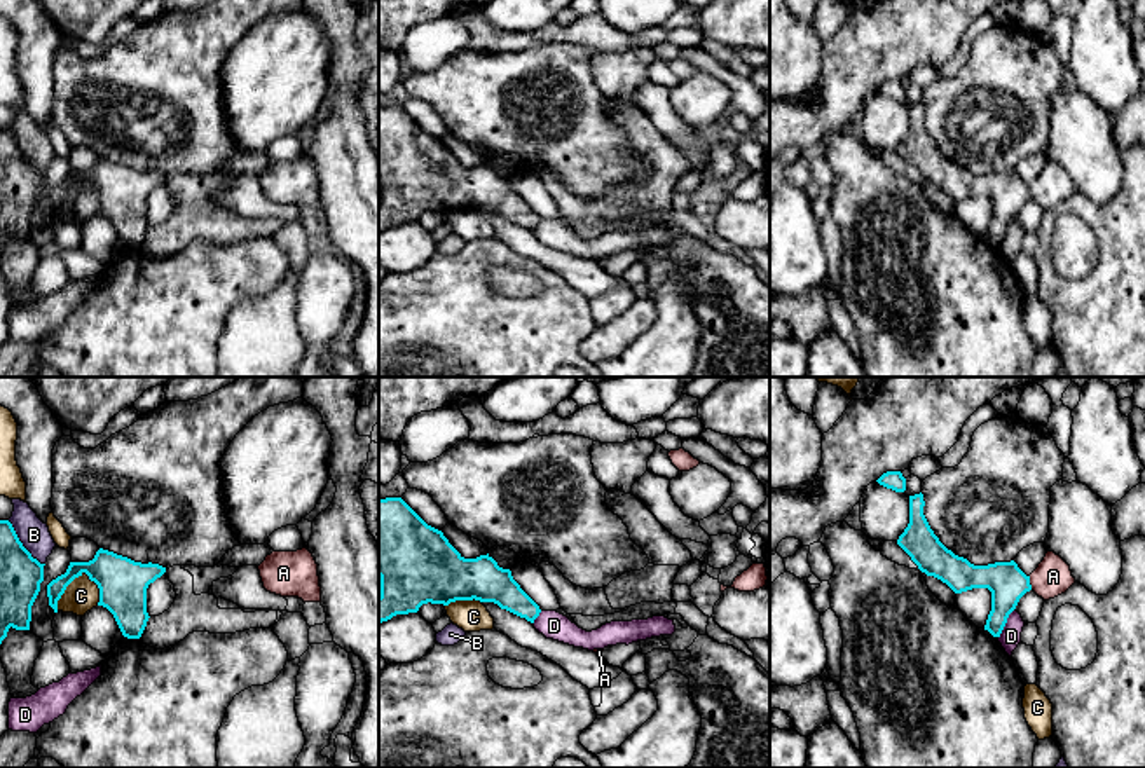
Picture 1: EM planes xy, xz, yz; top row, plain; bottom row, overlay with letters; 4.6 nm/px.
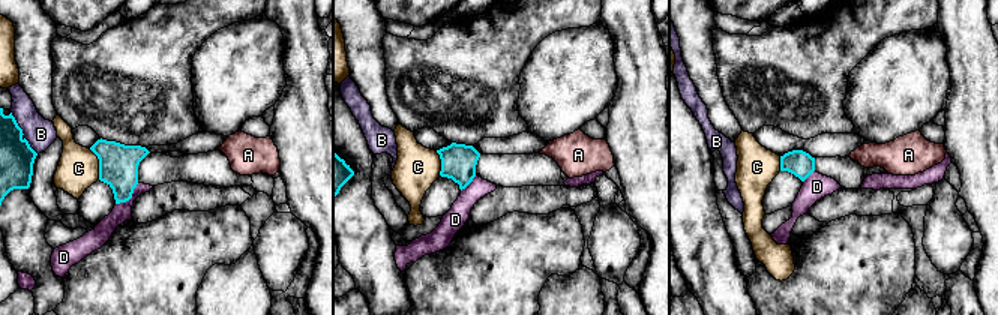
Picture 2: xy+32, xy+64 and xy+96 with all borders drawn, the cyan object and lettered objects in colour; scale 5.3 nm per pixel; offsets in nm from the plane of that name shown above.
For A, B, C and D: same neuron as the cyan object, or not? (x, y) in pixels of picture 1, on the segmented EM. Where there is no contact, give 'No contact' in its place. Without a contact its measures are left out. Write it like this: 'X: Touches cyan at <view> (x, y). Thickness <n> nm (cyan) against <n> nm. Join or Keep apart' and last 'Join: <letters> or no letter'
A: Touches cyan at yz (1028, 583). Thickness 180 nm (cyan) against 170 nm. Keep apart
B: Touches cyan at xy (21, 545). Thickness 190 nm (cyan) against 140 nm. Keep apart
C: Touches cyan at xy (70, 582). Thickness 220 nm (cyan) against 160 nm. Keep apart
D: Touches cyan at yz (1006, 622). Thickness 180 nm (cyan) against 100 nm. Join
Join: D

